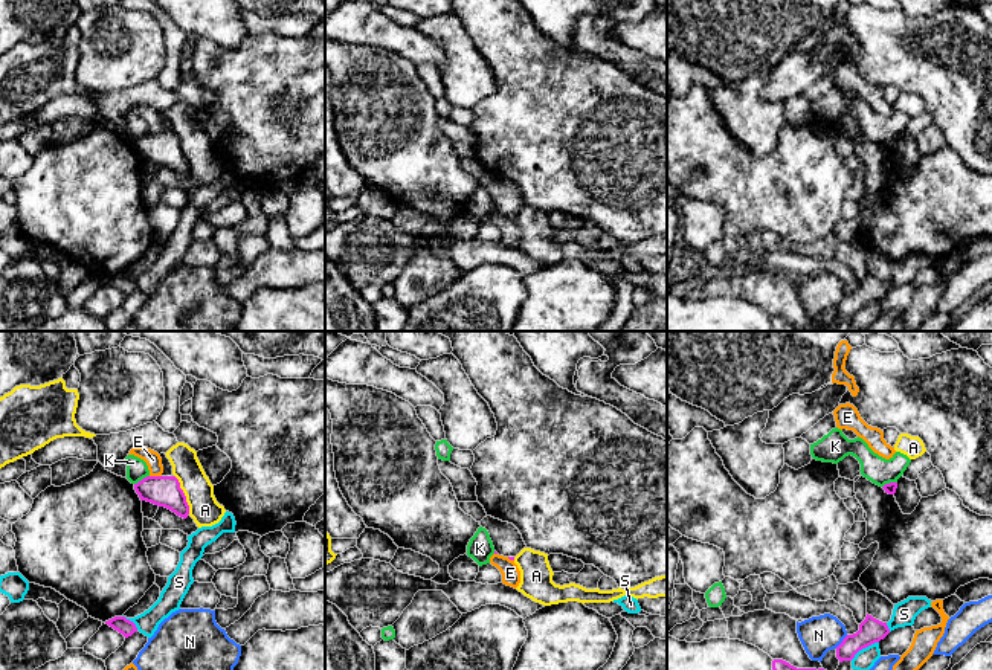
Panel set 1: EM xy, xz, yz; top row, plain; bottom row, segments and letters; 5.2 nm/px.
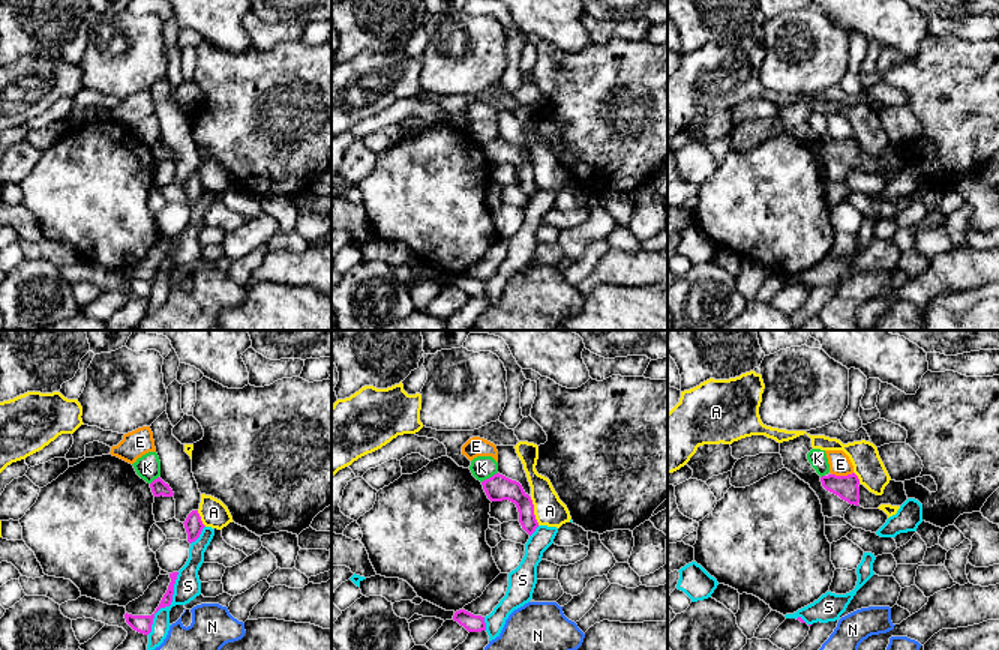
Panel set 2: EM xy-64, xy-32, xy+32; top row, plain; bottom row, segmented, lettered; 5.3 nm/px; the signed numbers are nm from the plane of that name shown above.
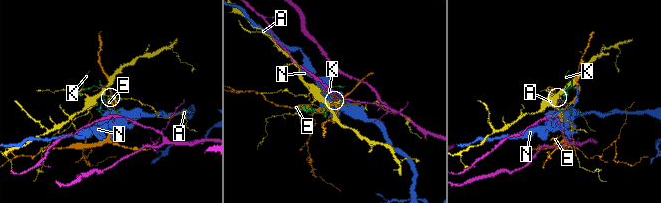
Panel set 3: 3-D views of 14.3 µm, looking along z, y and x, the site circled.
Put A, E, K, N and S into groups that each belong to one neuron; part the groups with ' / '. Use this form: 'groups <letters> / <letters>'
groups A / E / K / N / S

